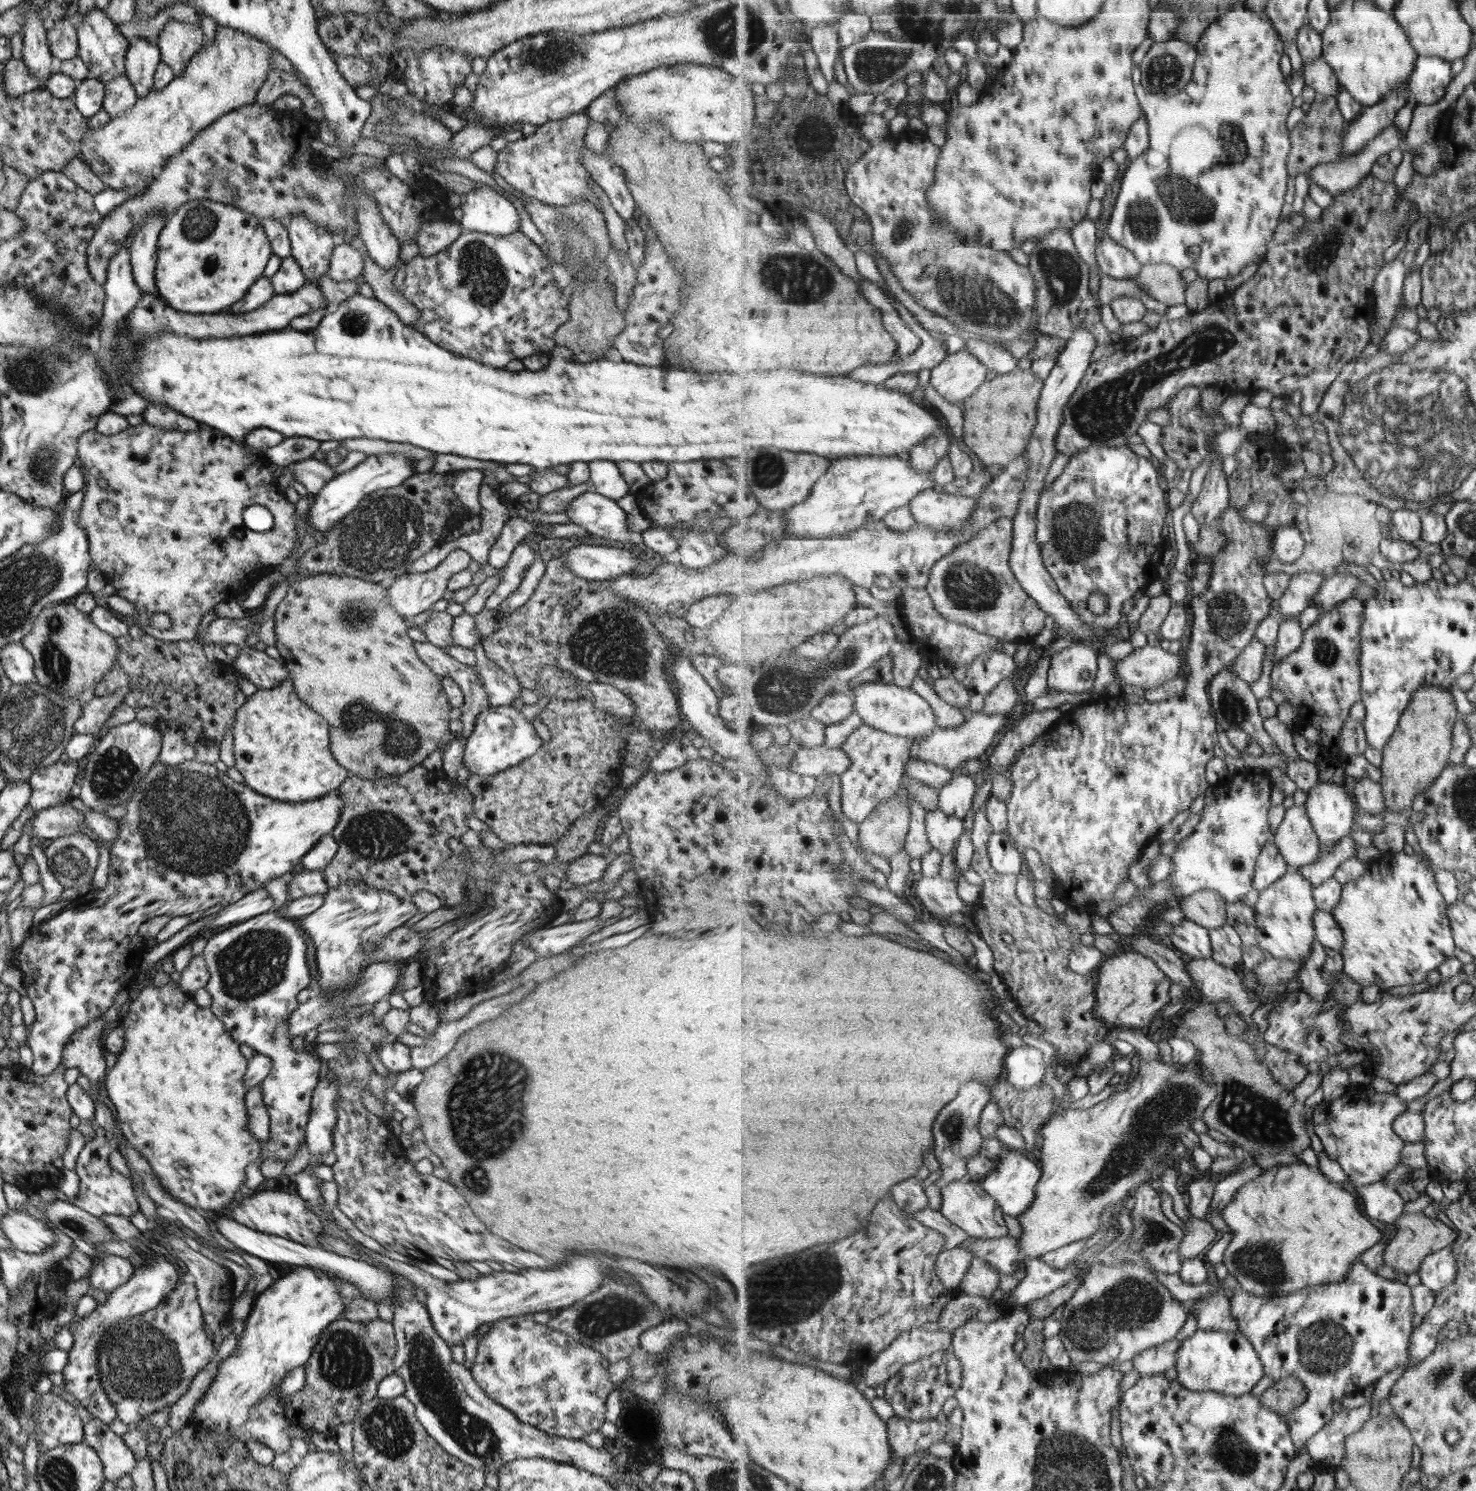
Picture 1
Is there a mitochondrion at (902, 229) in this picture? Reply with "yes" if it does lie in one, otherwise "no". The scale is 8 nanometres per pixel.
yes

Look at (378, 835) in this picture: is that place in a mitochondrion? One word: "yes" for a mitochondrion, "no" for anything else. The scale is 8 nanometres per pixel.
yes

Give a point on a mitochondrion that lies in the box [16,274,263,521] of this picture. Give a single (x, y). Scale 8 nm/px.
(42, 466)

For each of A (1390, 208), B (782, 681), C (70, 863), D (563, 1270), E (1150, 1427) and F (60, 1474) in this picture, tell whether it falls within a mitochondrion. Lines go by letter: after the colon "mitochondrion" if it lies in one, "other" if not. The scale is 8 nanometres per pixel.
A: mitochondrion
B: mitochondrion
C: mitochondrion
D: other
E: other
F: mitochondrion

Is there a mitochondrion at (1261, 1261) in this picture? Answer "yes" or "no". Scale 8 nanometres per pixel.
yes

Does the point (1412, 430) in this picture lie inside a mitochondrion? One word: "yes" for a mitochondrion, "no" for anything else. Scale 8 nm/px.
yes

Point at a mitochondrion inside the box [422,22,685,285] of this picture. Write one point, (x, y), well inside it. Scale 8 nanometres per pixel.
(551, 55)

